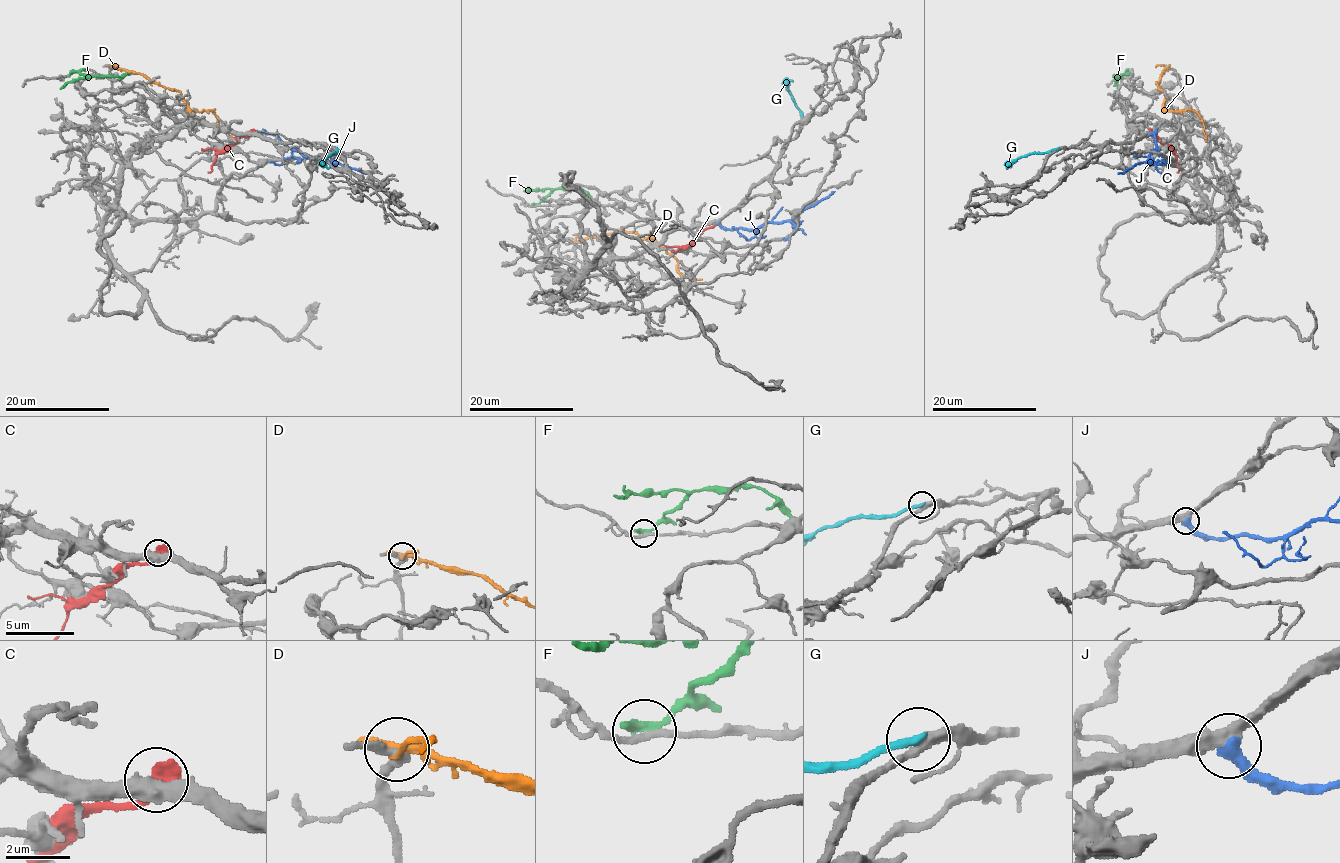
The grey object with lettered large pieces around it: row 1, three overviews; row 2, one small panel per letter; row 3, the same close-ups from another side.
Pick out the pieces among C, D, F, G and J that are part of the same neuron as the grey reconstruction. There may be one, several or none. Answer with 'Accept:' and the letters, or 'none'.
Accept: J

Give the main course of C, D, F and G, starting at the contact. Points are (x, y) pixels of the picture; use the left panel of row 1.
C: (250, 132), (216, 156), (211, 170), (207, 171)
D: (111, 66), (144, 74), (155, 83), (176, 89), (190, 110), (214, 109), (219, 126), (239, 141)
F: (72, 71), (92, 76), (131, 73)
G: (336, 148), (337, 152), (324, 160), (324, 165), (330, 167)

